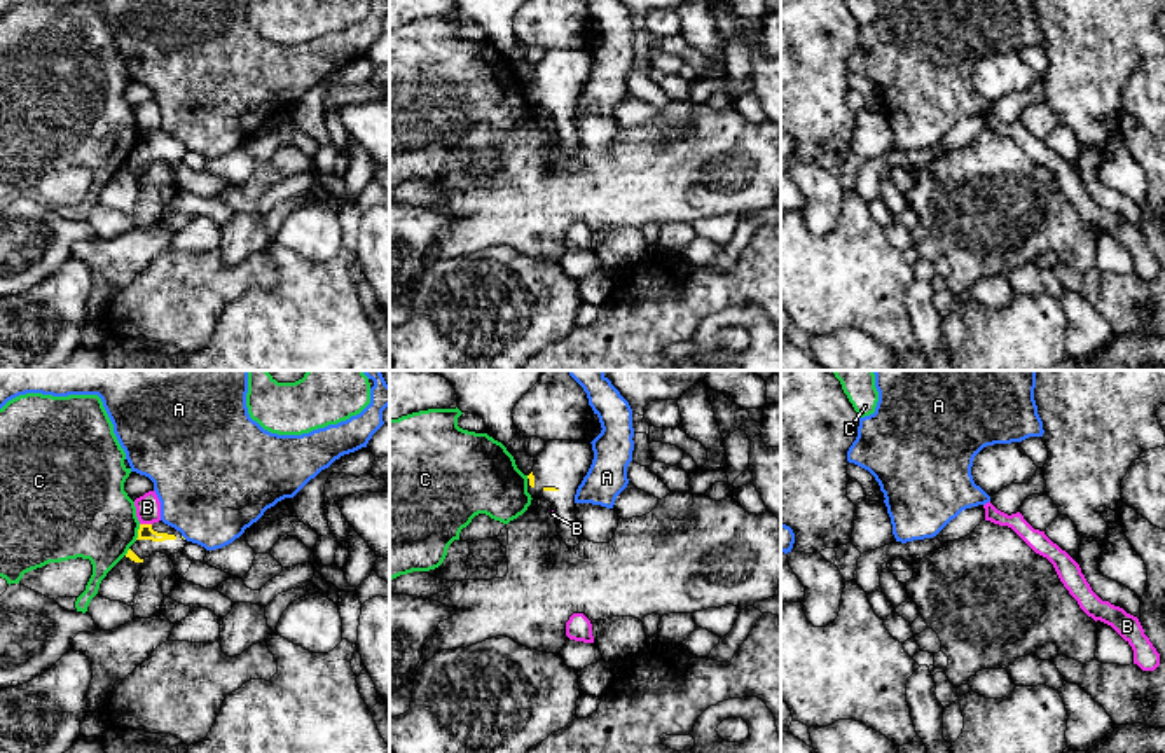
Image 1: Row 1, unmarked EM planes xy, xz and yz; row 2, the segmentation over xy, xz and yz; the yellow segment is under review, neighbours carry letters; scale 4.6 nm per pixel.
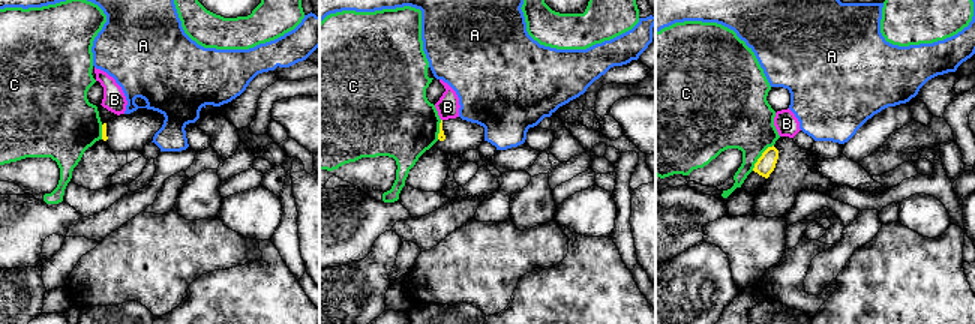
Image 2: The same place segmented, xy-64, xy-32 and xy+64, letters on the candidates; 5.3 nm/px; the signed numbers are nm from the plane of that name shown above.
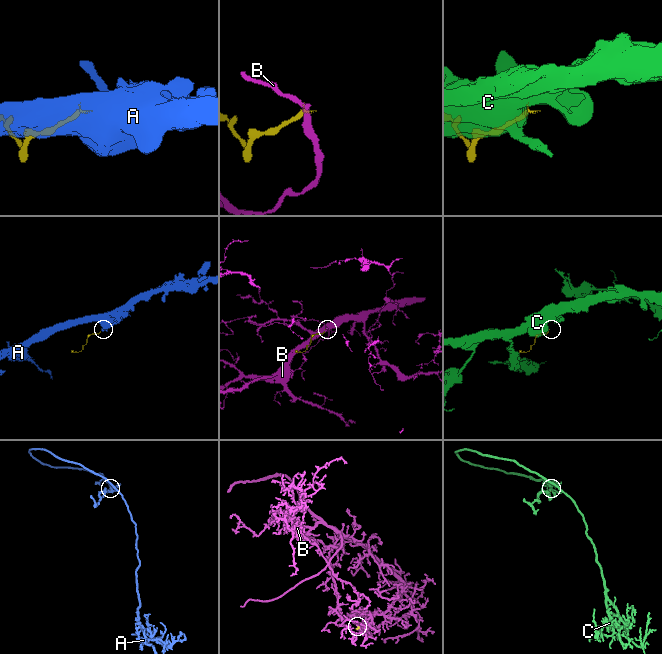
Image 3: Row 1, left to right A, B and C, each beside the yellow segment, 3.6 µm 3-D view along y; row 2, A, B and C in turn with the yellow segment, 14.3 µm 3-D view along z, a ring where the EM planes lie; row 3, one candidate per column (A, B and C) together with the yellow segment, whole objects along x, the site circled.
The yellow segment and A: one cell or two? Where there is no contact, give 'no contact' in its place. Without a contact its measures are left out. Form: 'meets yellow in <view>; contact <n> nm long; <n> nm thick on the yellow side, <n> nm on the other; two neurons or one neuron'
no contact; two neurons

